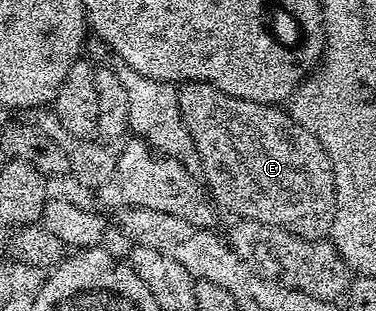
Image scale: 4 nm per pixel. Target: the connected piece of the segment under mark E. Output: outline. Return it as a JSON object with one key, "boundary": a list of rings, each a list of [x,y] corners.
{"boundary":[[[191,80],[180,85],[177,90],[177,101],[179,102],[179,110],[181,111],[183,122],[189,131],[192,151],[197,151],[197,160],[201,163],[202,173],[200,172],[200,175],[203,177],[204,187],[207,189],[208,195],[215,201],[218,209],[226,208],[227,211],[234,212],[234,217],[243,220],[267,222],[271,226],[279,226],[299,238],[323,240],[330,235],[336,212],[335,178],[333,177],[331,158],[327,154],[327,150],[323,150],[319,138],[315,138],[315,134],[311,134],[311,130],[303,130],[303,126],[299,126],[299,122],[292,120],[284,107],[235,98],[231,94],[223,94],[223,90],[219,90],[207,82]]]}

